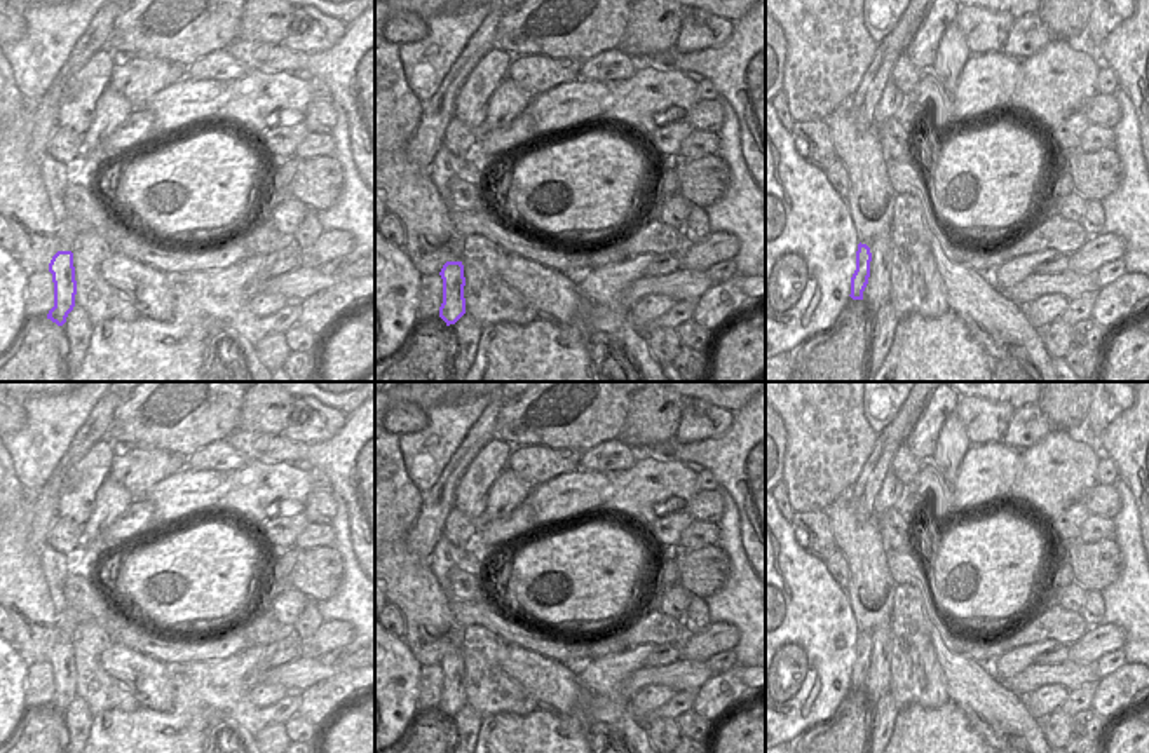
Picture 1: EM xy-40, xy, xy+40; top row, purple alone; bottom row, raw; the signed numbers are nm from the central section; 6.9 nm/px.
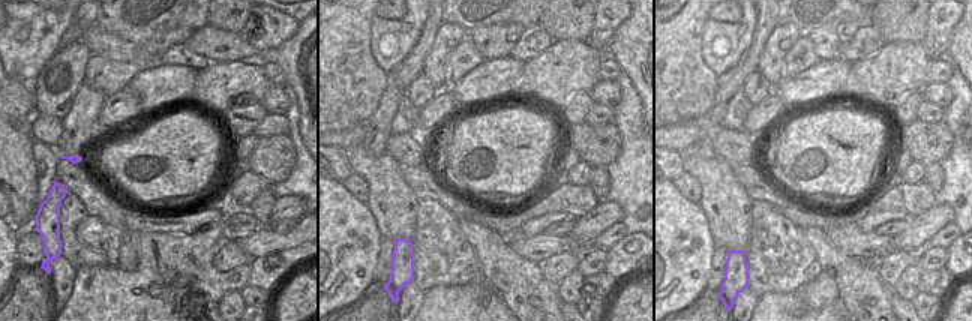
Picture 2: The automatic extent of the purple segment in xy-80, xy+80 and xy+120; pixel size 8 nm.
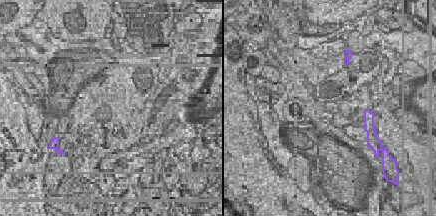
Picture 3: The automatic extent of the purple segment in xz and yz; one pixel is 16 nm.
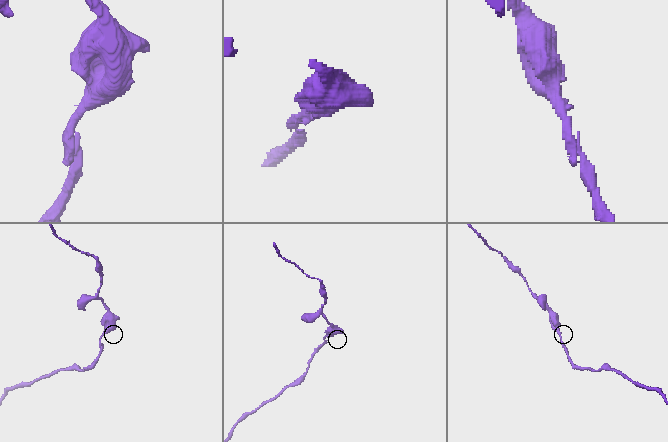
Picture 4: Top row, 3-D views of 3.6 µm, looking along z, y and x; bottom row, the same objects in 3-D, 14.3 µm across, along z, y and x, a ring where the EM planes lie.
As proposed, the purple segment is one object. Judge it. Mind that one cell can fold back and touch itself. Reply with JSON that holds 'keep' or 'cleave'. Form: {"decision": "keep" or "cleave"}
{"decision": "keep"}

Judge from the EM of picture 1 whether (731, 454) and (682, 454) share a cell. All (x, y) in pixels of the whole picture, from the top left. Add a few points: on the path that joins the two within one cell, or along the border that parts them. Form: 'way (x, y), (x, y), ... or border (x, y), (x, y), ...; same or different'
way (719, 454), (694, 454); same

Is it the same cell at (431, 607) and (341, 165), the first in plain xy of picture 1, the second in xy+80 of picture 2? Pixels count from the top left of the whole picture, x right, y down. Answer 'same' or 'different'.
different

